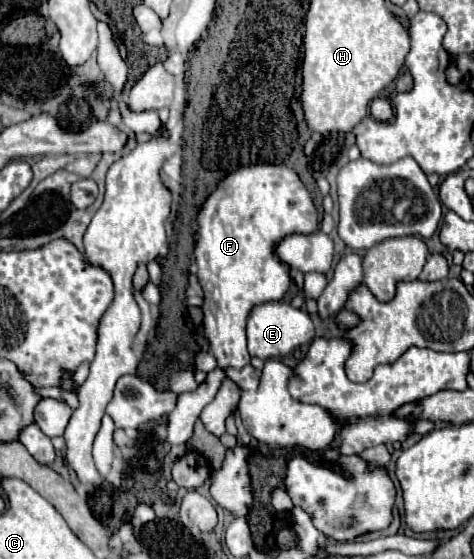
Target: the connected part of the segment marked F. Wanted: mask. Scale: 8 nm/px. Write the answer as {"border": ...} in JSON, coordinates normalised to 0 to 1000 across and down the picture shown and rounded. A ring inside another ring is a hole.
{"border":[[[536,293],[485,308],[460,336],[439,351],[418,383],[418,429],[409,465],[418,476],[418,501],[430,515],[430,601],[464,658],[515,658],[527,651],[519,626],[519,569],[540,544],[595,537],[612,512],[612,487],[578,454],[578,436],[612,419],[658,419],[671,411],[671,383],[654,343],[629,311],[603,297]]]}

